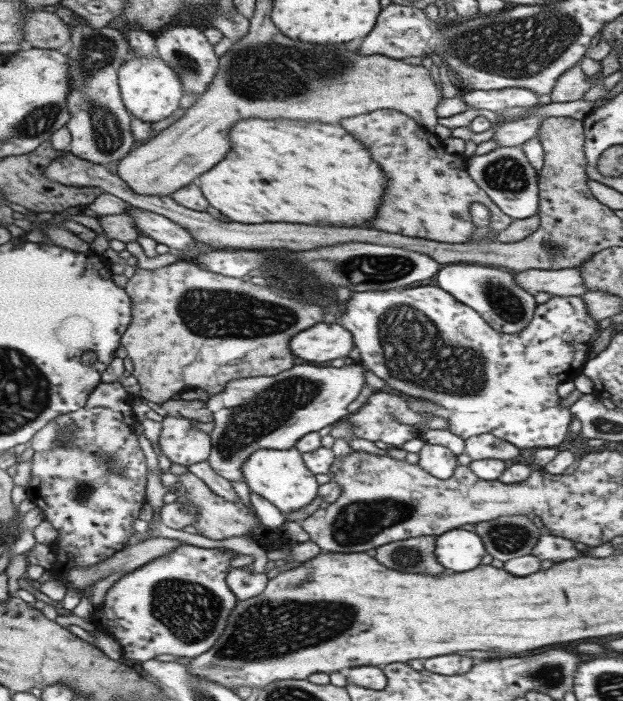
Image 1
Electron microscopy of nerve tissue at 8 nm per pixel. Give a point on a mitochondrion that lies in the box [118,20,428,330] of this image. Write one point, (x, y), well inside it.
(266, 70)

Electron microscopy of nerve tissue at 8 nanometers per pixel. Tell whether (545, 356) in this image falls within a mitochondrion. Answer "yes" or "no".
no

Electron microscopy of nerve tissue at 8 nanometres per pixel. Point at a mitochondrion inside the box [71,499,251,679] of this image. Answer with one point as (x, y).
(189, 611)

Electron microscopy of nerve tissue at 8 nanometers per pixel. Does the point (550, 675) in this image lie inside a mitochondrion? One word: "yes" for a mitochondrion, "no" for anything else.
yes

